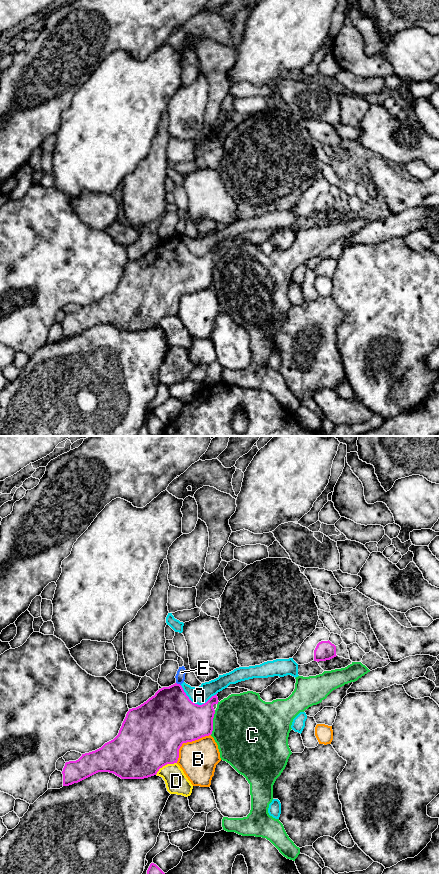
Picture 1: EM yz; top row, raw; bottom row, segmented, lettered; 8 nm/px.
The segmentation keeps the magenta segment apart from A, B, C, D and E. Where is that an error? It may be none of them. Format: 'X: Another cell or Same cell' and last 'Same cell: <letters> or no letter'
A: Another cell
B: Another cell
C: Another cell
D: Another cell
E: Another cell
Same cell: no letter

